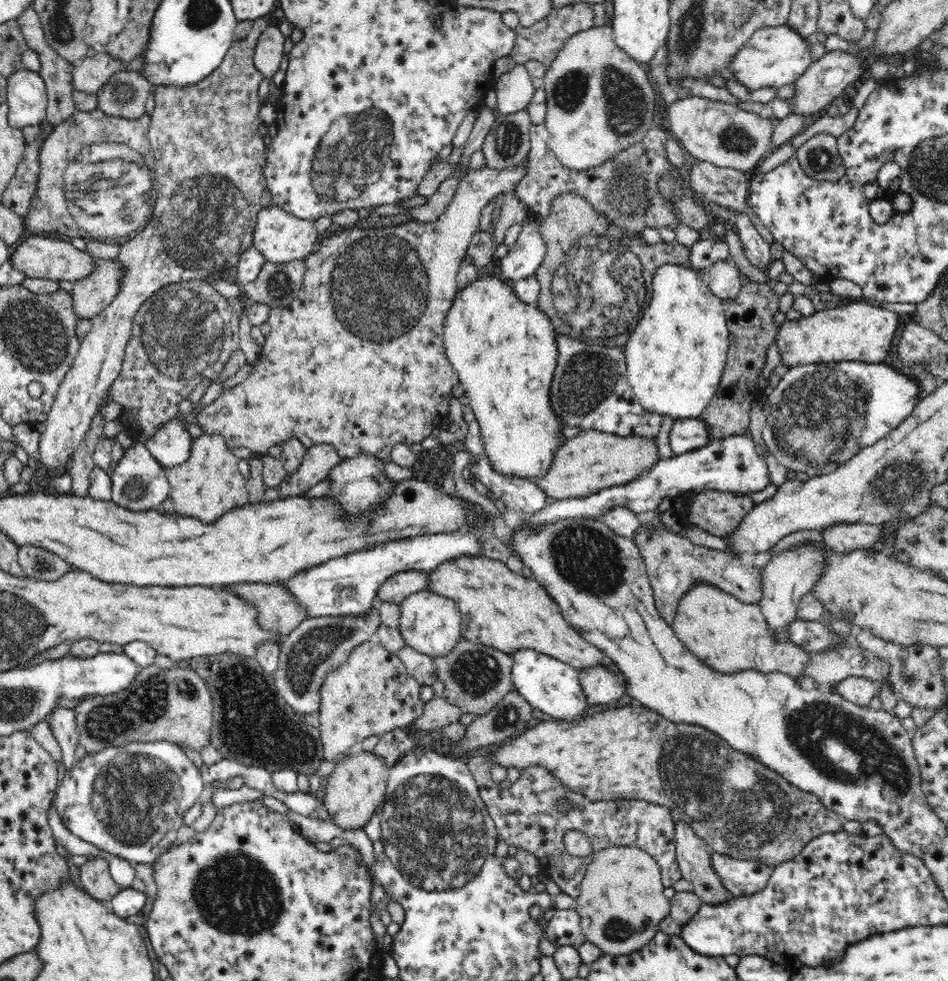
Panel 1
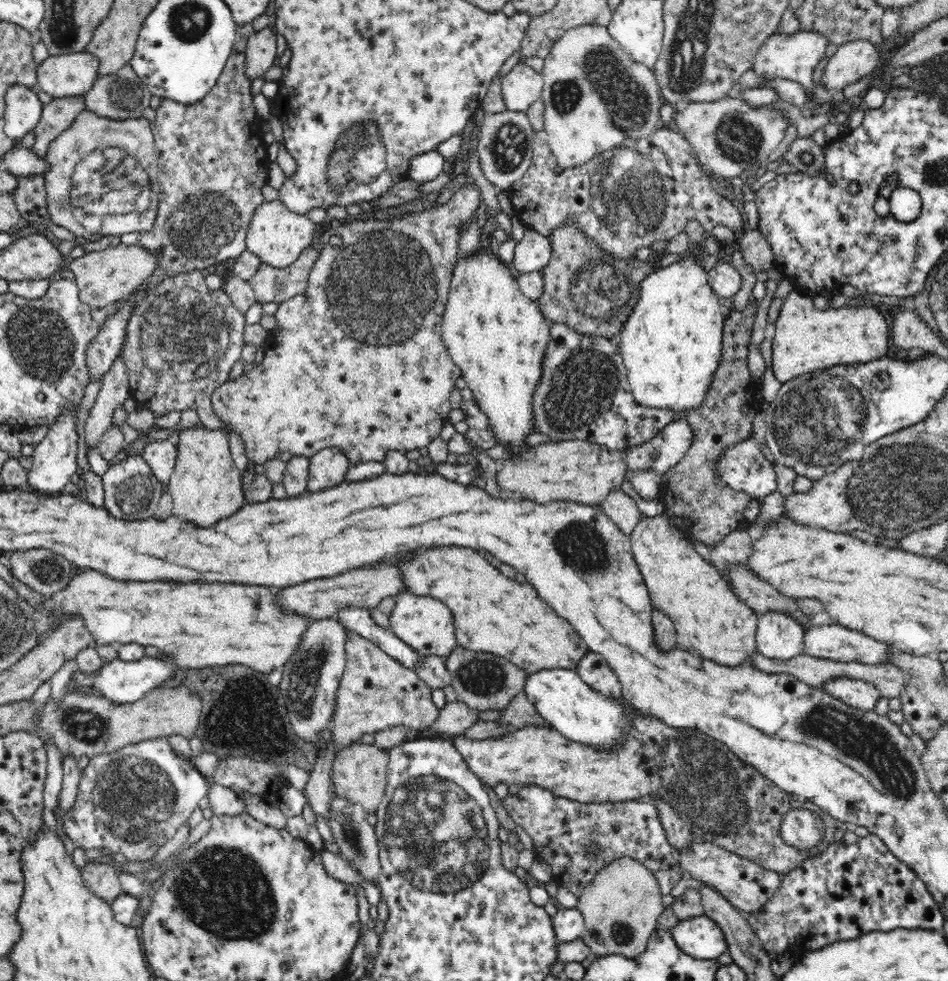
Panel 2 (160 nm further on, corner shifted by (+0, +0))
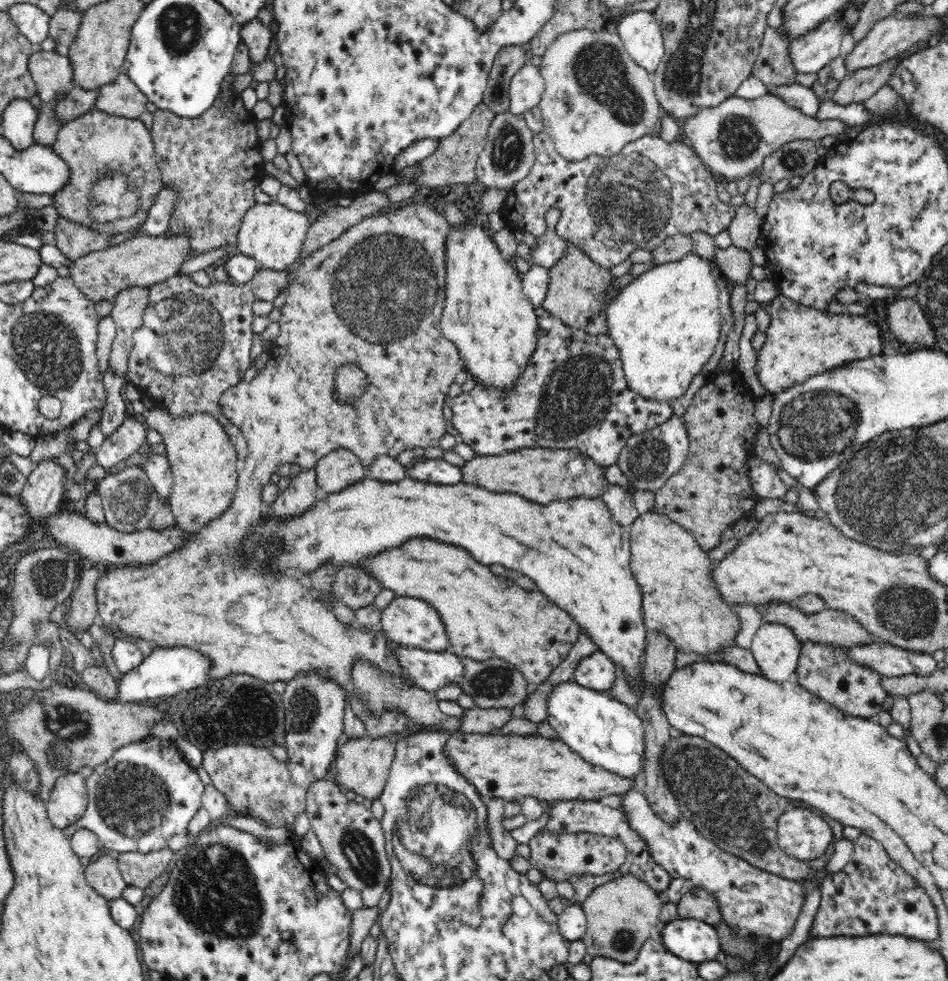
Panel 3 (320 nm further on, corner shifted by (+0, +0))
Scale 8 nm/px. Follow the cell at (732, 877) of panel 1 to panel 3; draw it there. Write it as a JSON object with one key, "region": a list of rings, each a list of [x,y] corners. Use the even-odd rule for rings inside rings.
{"region":[[[630,789],[623,795],[614,796],[611,802],[620,811],[624,811],[630,829],[646,841],[652,859],[662,866],[670,877],[690,879],[694,887],[712,892],[720,904],[723,923],[728,924],[735,933],[768,937],[776,942],[793,933],[807,897],[800,883],[760,870],[737,855],[723,851],[716,843],[704,838],[682,814],[670,824],[664,822],[650,806],[644,792]]]}

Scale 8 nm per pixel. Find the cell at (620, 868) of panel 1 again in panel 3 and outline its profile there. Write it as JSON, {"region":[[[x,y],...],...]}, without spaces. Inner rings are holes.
{"region":[[[630,873],[607,882],[580,904],[587,917],[587,930],[581,940],[587,954],[592,957],[610,958],[622,964],[633,963],[642,945],[655,936],[660,927],[663,908],[658,892]]]}

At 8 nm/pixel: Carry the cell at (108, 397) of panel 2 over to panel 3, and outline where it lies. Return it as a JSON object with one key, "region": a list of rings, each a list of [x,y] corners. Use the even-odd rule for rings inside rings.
{"region":[[[126,286],[114,296],[111,317],[116,325],[109,366],[126,378],[128,354],[132,350],[134,331],[143,325],[143,314],[149,303],[148,286]]]}

